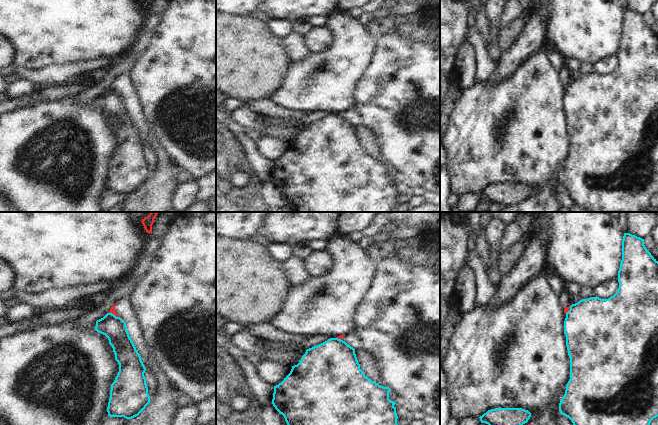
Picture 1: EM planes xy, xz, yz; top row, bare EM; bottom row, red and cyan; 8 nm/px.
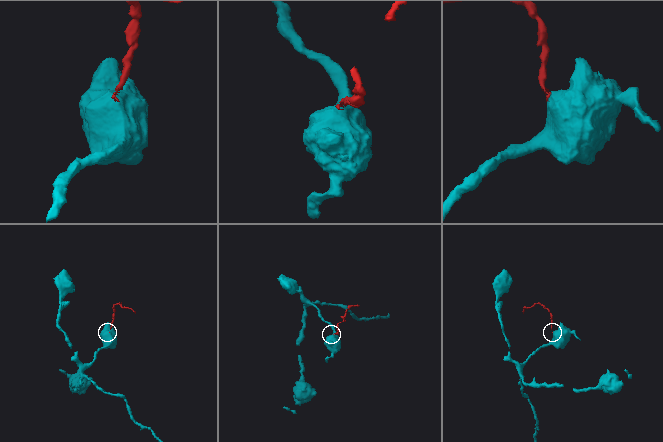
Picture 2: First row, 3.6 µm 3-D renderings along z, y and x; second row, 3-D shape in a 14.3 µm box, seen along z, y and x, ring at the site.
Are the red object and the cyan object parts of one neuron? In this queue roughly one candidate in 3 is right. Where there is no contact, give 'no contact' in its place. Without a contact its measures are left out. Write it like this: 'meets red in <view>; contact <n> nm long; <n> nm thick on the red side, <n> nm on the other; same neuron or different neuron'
meets red in xy; contact 130 nm long; 50 nm thick on the red side, 190 nm on the other; different neuron

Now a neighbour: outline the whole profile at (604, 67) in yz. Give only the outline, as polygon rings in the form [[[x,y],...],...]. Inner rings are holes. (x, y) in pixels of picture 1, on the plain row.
[[[615,53],[594,64],[594,68],[597,73],[601,75],[608,75],[617,68],[618,64],[618,53]]]

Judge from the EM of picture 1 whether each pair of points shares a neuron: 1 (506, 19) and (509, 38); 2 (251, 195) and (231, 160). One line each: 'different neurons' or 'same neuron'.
1: different neurons
2: same neuron

